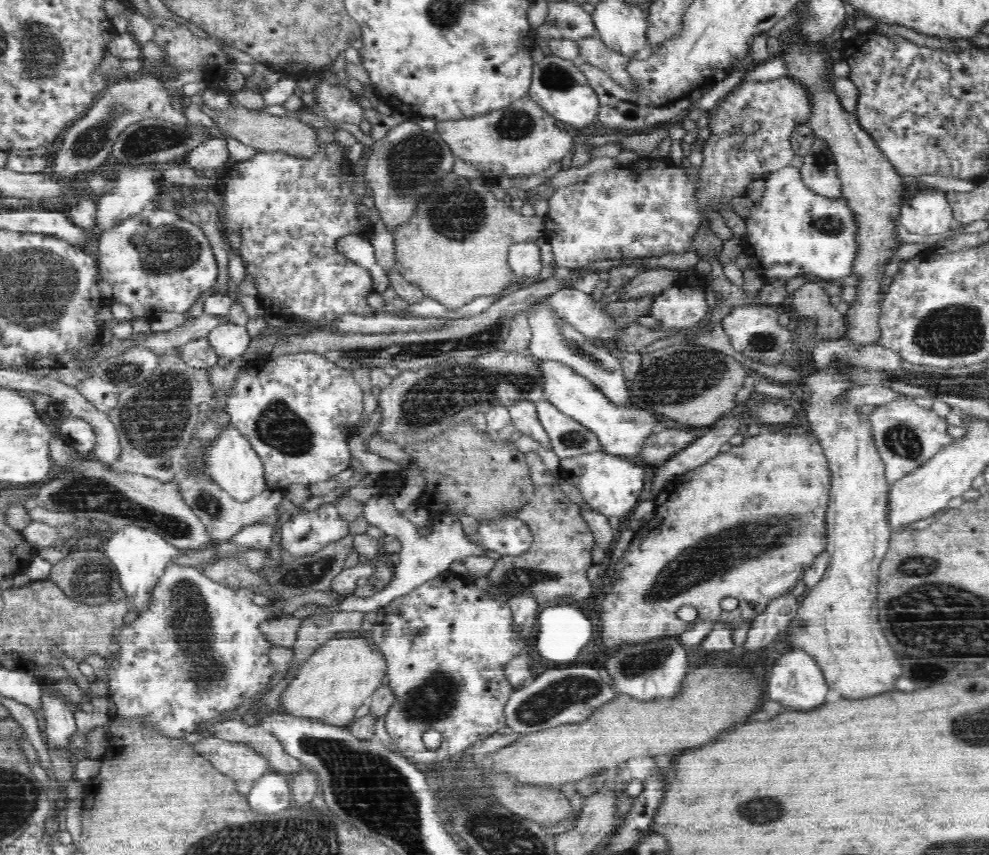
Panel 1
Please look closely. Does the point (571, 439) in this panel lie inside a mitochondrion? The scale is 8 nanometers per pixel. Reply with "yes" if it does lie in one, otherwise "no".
yes

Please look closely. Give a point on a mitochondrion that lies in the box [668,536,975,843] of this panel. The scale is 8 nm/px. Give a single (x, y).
(760, 817)

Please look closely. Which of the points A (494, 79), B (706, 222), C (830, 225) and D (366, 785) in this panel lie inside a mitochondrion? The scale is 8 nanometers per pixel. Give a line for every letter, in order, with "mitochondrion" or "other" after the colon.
A: other
B: other
C: mitochondrion
D: mitochondrion

